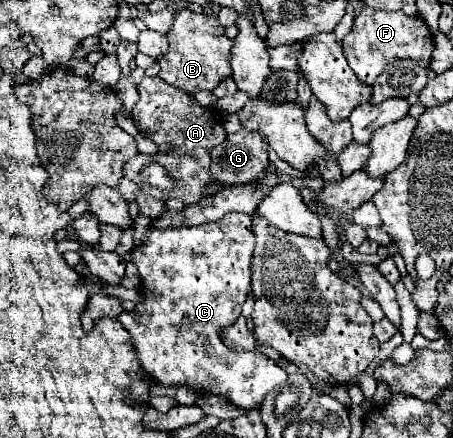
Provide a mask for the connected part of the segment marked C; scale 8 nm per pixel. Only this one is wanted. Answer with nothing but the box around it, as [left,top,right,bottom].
[117,212,287,410]

